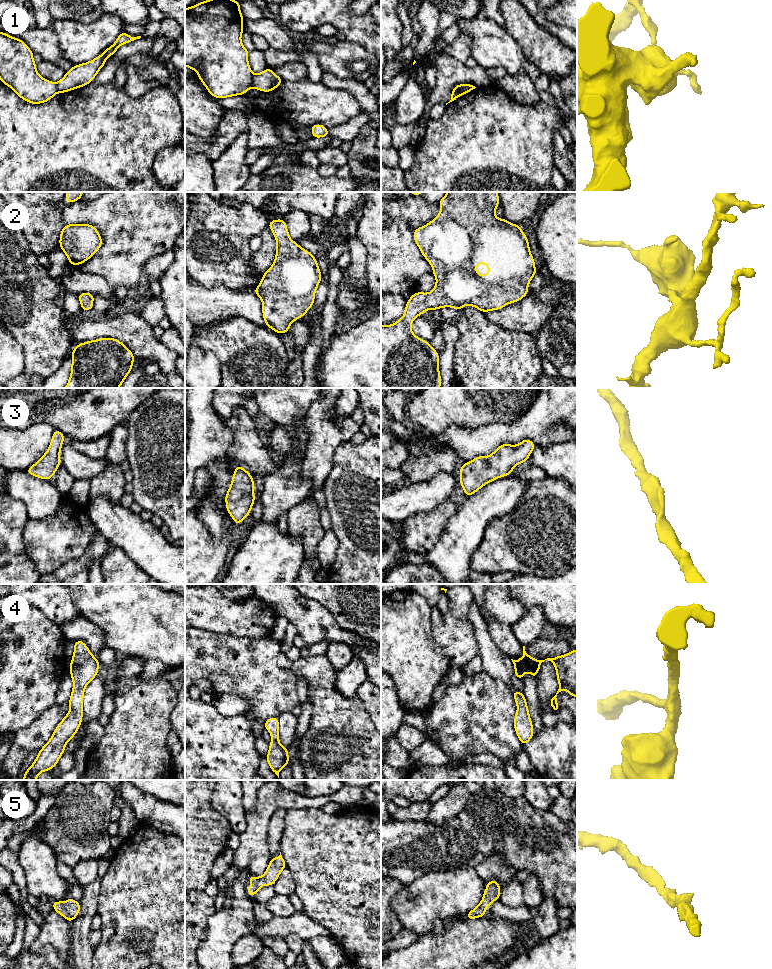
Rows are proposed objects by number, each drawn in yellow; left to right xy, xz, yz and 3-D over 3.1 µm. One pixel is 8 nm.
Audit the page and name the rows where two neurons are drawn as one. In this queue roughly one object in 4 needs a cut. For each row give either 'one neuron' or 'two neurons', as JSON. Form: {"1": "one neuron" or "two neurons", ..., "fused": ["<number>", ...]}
{"1": "two neurons", "2": "one neuron", "3": "one neuron", "4": "one neuron", "5": "one neuron", "fused": ["1"]}

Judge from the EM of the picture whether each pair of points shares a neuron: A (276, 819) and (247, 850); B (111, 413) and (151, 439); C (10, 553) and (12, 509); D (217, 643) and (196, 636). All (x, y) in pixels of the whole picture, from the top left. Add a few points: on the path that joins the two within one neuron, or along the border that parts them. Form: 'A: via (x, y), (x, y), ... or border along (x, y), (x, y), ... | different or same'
A: border along (281, 808), (272, 815), (269, 822), (269, 851) | different
B: border along (140, 404), (124, 422) | different
C: via (10, 542), (10, 520) | same
D: via (212, 643), (203, 643), (201, 641) | same

